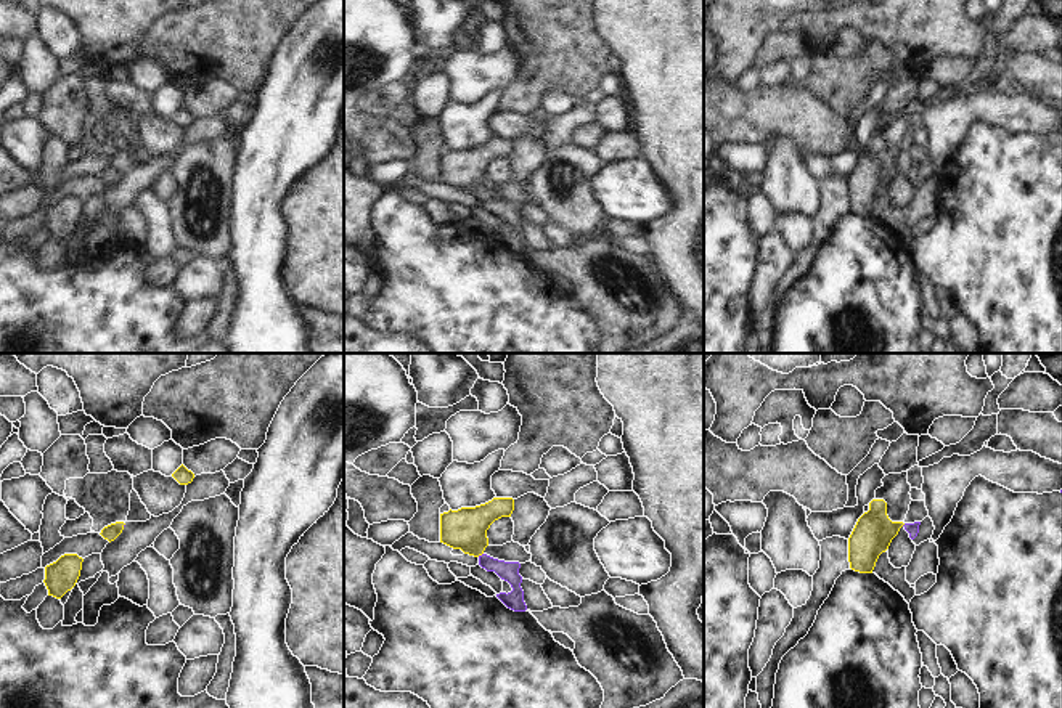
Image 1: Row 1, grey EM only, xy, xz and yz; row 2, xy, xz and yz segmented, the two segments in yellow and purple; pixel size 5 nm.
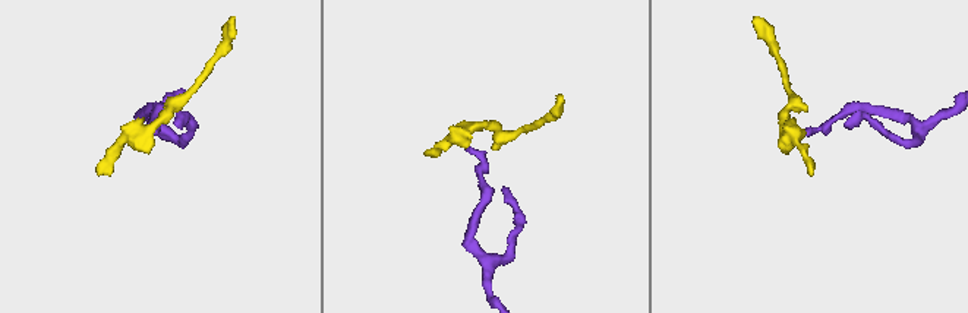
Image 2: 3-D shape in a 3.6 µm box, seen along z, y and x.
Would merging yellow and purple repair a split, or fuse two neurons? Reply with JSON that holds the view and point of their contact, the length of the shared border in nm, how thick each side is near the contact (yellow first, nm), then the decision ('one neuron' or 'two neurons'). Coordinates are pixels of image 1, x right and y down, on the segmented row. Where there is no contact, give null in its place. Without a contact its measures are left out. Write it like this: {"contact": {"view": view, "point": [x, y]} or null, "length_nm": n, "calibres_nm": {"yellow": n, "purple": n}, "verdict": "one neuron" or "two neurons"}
{"contact": {"view": "xz", "point": [479, 554]}, "length_nm": 40, "calibres_nm": {"yellow": 200, "purple": 100}, "verdict": "one neuron"}

